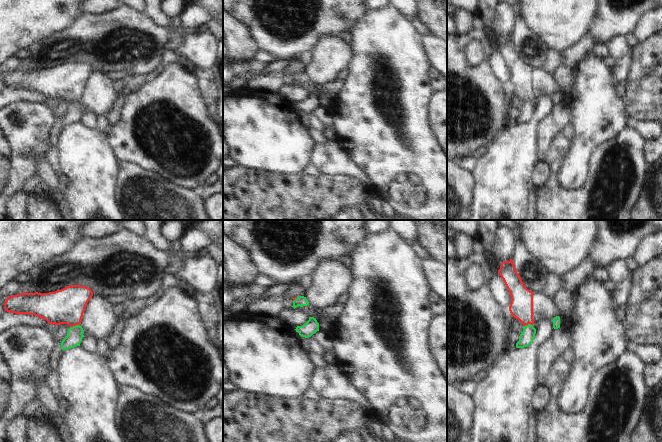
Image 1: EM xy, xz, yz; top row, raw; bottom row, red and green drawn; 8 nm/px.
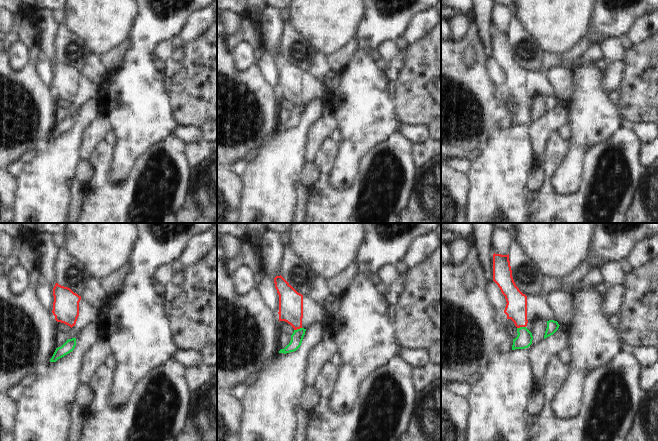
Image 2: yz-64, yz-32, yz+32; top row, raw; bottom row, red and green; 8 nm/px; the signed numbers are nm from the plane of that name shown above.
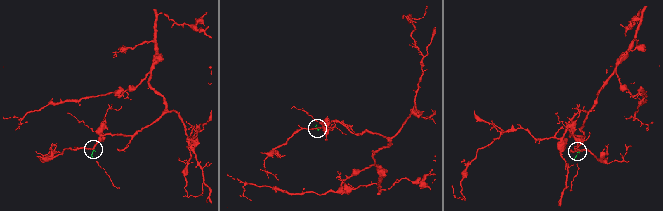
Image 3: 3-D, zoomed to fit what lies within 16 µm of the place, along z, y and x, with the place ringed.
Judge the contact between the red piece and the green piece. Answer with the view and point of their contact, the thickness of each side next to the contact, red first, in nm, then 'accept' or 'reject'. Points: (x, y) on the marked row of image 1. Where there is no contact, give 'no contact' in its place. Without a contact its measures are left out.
xy (74, 325) | 280/130 nm | accept

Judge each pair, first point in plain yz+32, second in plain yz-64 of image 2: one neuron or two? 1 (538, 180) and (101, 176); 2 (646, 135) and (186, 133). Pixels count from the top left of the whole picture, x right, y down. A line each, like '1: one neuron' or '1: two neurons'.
1: two neurons
2: one neuron

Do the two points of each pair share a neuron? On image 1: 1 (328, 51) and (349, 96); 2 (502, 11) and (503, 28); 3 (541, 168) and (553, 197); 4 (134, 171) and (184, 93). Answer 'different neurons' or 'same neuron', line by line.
1: different neurons
2: same neuron
3: different neurons
4: different neurons

